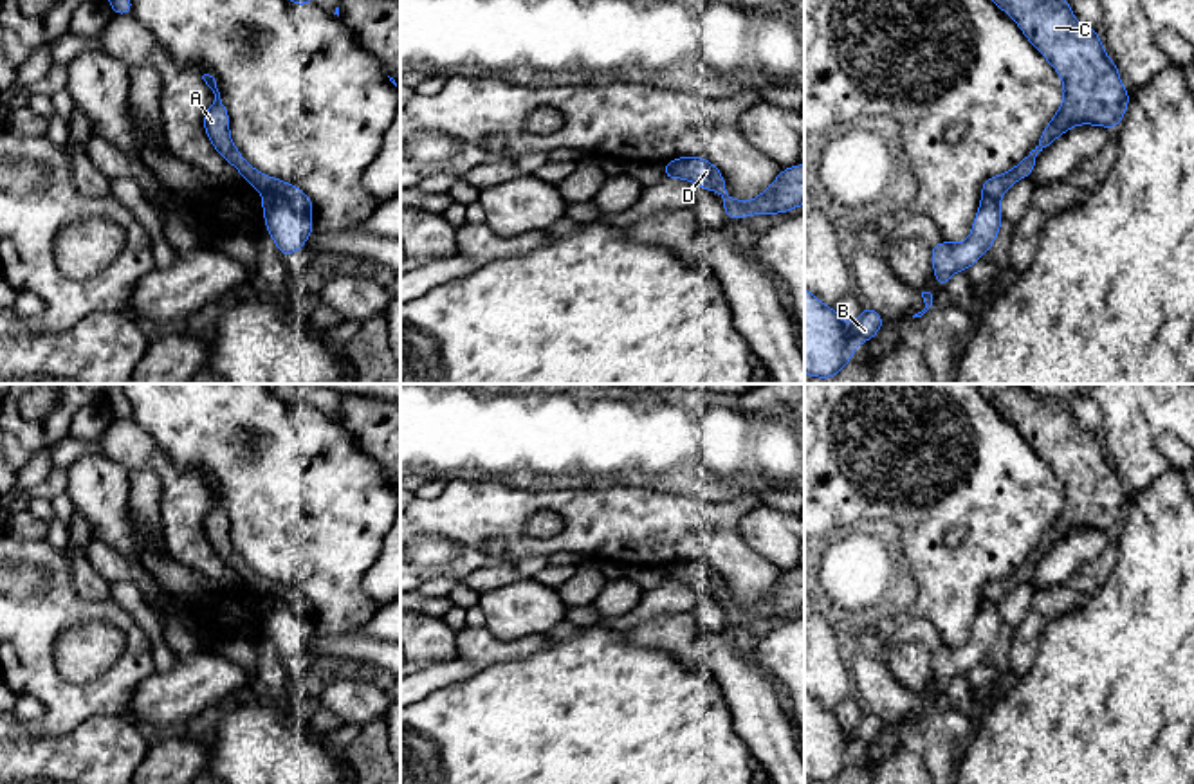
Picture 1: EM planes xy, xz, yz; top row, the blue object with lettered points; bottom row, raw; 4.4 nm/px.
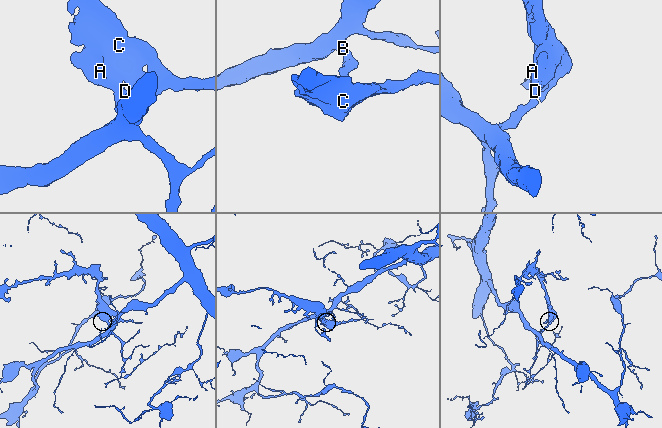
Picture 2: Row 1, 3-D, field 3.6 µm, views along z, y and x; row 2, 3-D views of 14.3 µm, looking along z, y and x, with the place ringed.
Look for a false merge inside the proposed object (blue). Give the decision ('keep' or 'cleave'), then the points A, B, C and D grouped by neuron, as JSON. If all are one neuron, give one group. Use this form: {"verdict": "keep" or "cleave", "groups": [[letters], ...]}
{"verdict": "cleave", "groups": [["A", "C", "D"], ["B"]]}

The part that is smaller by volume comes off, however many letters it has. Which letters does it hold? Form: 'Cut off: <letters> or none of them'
Cut off: A, C, D

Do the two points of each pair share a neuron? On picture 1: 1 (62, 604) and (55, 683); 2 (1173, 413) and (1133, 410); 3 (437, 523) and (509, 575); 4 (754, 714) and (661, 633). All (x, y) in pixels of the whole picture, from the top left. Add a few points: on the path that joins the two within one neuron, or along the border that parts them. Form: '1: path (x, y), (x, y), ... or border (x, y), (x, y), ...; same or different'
1: path (42, 624), (42, 664); same
2: path (1164, 410), (1142, 410); same
3: border (489, 554), (489, 561), (464, 579); different
4: path (743, 687), (706, 649), (695, 649), (688, 642); same

